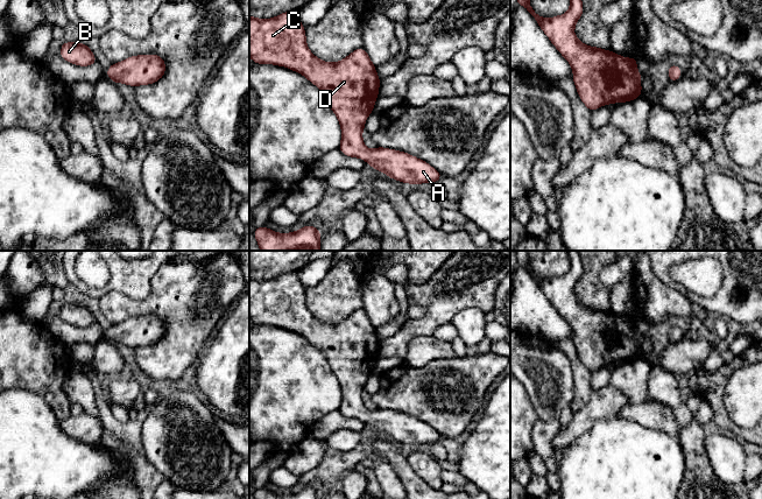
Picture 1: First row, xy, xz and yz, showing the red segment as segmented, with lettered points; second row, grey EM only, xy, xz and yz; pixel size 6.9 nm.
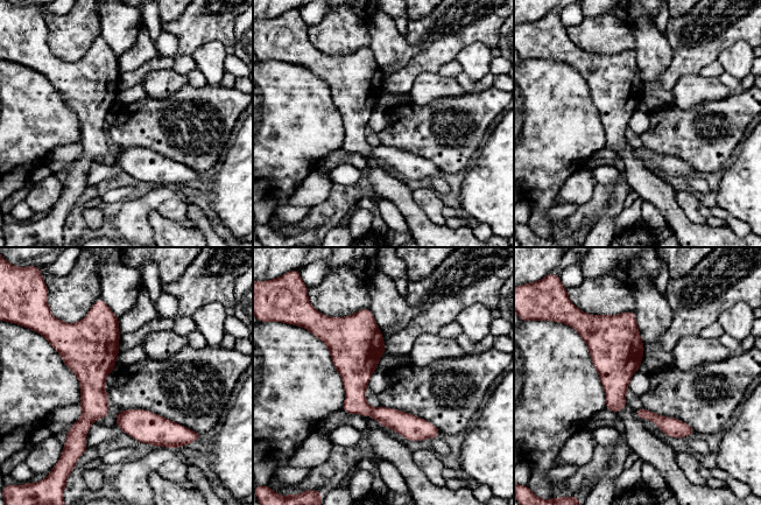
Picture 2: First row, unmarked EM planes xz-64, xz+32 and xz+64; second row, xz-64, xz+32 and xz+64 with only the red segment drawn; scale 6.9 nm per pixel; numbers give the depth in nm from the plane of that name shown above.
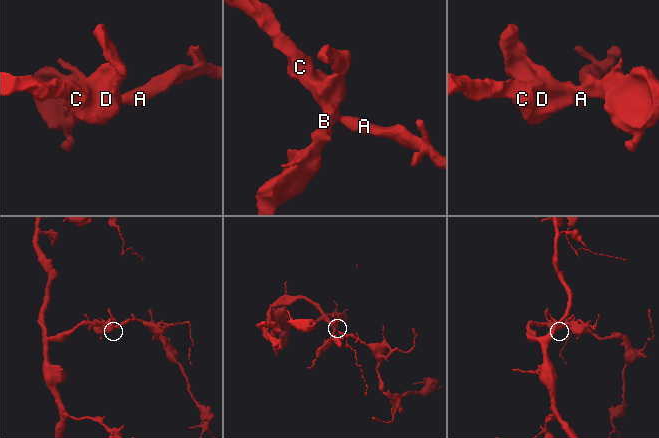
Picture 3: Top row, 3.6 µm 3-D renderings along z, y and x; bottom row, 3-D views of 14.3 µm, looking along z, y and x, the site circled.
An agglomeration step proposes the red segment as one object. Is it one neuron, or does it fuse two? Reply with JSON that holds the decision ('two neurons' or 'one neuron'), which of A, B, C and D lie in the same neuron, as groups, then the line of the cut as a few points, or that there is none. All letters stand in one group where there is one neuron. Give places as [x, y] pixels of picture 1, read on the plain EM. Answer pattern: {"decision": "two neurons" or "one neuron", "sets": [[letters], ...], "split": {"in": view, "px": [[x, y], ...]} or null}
{"decision": "one neuron", "sets": [["A", "B", "C", "D"]], "split": null}

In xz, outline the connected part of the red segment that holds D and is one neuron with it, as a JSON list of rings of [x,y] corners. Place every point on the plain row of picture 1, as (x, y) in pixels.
[[[297,270],[271,280],[249,276],[249,318],[255,325],[285,328],[319,349],[341,388],[339,412],[345,417],[362,420],[402,444],[416,447],[439,442],[443,436],[414,416],[384,408],[371,412],[365,407],[365,384],[380,357],[375,326],[364,309],[355,310],[340,323],[319,321],[308,309],[304,290]]]

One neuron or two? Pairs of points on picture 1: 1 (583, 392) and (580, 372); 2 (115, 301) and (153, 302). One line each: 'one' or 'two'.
1: one
2: one

